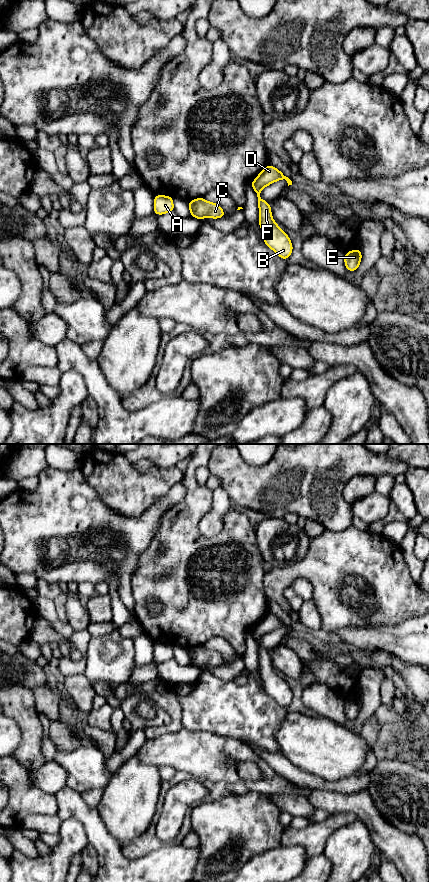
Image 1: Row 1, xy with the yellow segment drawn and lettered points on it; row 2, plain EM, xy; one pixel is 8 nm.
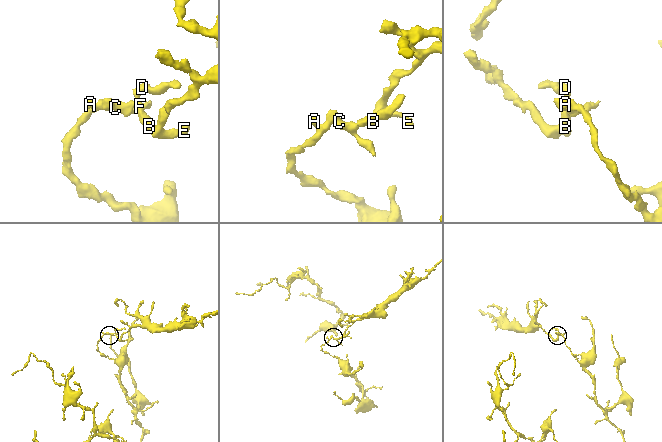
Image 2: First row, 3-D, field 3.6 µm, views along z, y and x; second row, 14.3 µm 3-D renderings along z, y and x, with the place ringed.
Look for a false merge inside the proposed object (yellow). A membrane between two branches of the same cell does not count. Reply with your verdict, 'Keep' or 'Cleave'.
Cleave

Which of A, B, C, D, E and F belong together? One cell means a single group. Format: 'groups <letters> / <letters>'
groups A / B C D E F

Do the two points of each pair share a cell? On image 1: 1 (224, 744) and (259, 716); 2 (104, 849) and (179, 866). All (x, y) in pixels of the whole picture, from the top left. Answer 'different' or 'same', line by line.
1: different
2: same

